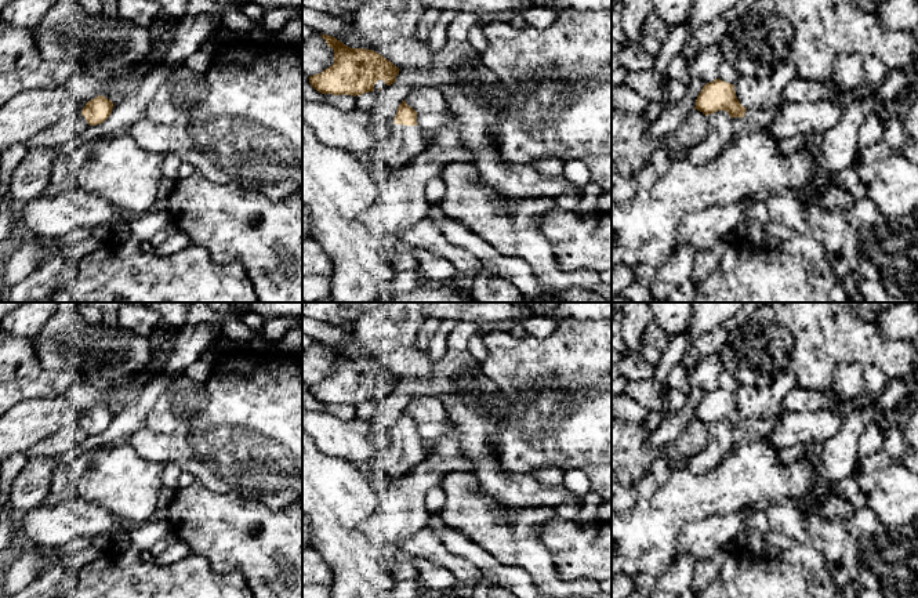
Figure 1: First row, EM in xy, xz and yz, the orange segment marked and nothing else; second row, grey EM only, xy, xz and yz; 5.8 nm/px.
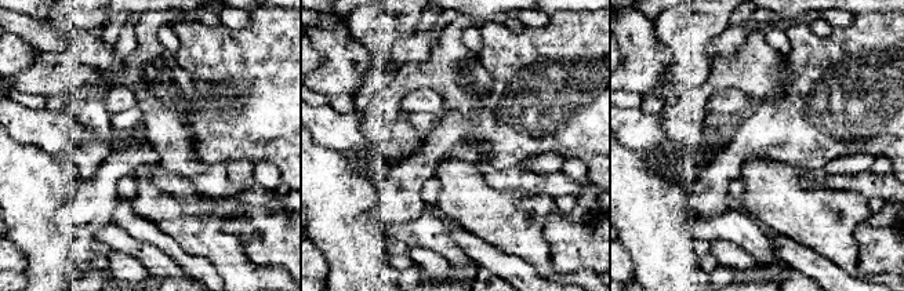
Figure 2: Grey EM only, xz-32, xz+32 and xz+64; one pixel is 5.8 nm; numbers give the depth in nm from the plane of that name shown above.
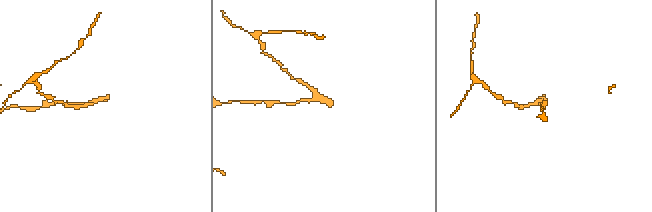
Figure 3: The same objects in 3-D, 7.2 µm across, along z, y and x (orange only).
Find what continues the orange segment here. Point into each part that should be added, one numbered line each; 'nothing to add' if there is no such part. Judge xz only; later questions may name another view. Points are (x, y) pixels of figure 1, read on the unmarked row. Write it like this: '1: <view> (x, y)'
1: xz (406, 452)

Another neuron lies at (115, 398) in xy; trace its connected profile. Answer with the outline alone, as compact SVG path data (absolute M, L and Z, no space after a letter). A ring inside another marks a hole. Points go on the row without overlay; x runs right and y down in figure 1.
M139 376L98 391L80 378L61 395L14 405L0 417L0 463L15 453L26 452L64 427L81 423L86 413L98 405L116 414L138 387Z

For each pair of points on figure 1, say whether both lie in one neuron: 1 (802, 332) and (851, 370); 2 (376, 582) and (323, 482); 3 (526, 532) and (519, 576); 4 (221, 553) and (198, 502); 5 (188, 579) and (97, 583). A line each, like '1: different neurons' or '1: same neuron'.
1: different neurons
2: same neuron
3: different neurons
4: same neuron
5: same neuron

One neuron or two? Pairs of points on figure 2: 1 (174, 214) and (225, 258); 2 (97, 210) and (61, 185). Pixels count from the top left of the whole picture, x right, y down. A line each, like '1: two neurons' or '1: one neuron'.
1: one neuron
2: two neurons

